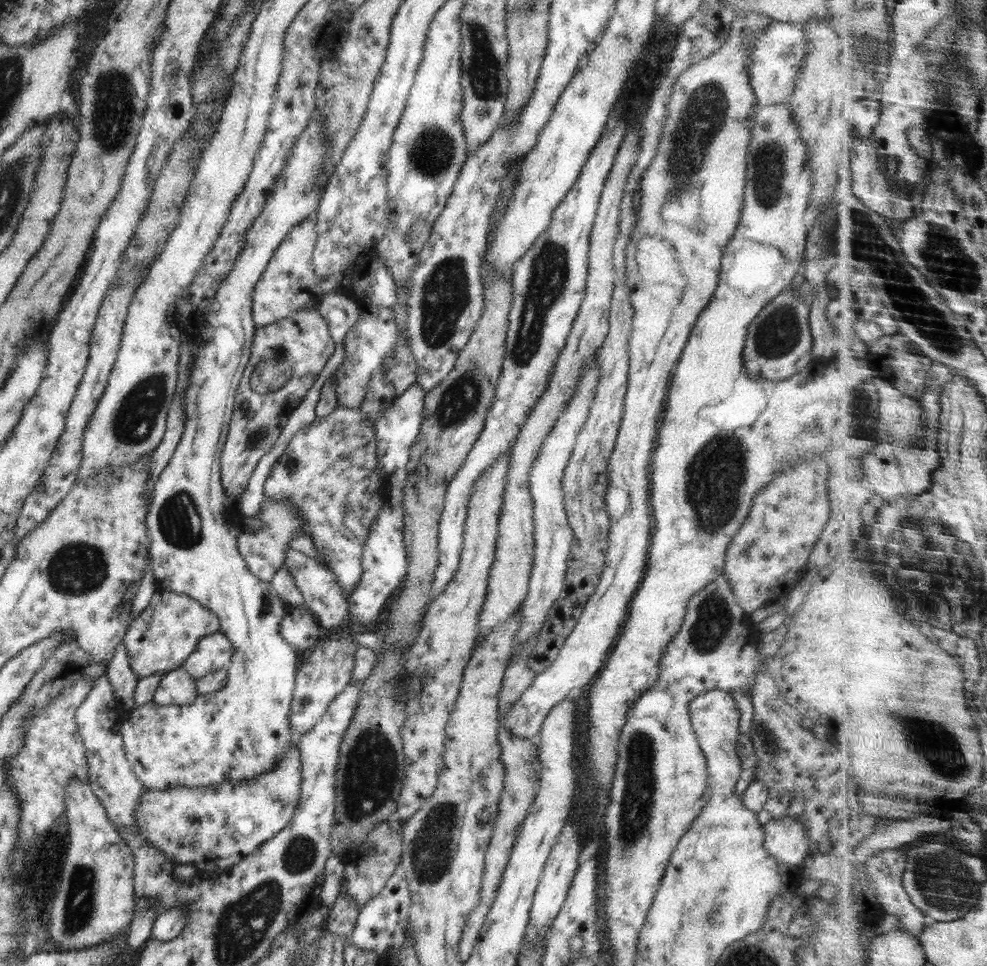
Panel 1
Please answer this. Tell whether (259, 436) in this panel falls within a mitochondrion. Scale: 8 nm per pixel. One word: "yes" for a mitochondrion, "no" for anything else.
yes

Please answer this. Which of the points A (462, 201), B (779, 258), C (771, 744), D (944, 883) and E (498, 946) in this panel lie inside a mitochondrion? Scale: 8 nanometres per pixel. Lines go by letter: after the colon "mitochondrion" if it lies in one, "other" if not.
A: other
B: other
C: mitochondrion
D: mitochondrion
E: other

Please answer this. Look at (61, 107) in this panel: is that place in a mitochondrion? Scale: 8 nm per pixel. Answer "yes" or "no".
no

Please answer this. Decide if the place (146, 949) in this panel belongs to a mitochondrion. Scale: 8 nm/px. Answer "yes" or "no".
no

